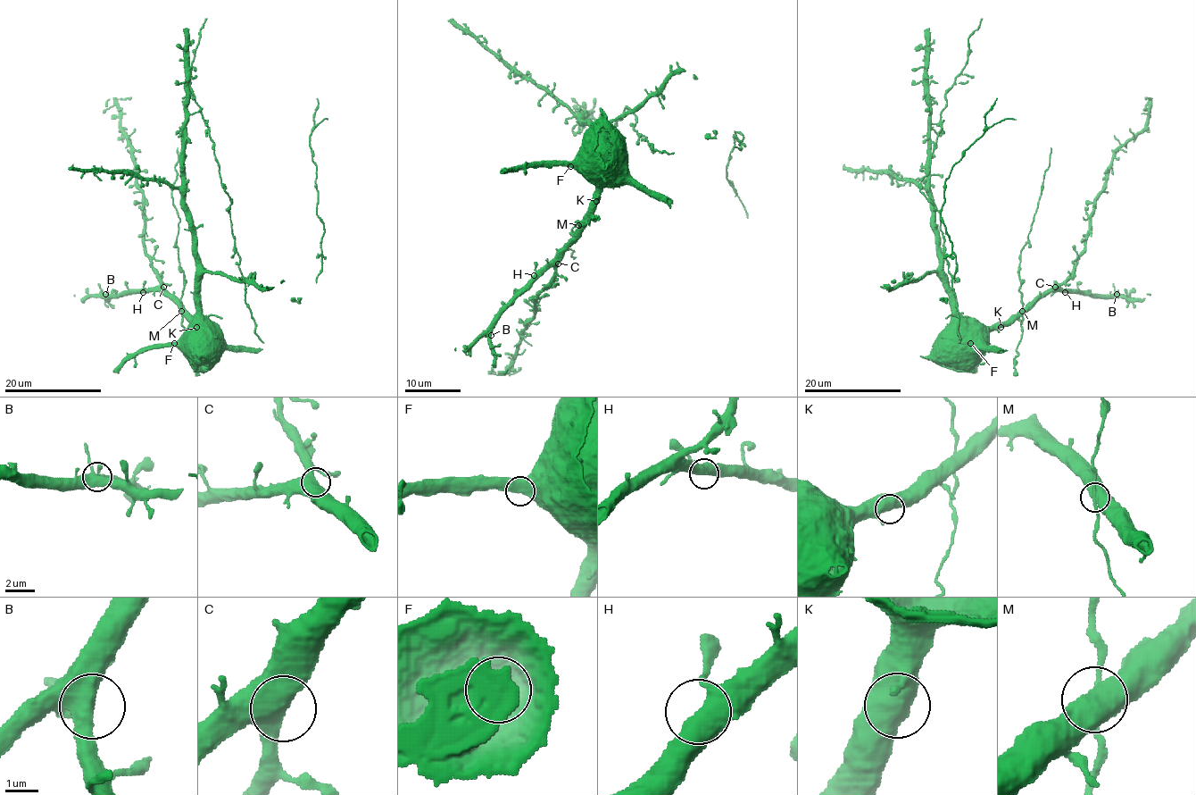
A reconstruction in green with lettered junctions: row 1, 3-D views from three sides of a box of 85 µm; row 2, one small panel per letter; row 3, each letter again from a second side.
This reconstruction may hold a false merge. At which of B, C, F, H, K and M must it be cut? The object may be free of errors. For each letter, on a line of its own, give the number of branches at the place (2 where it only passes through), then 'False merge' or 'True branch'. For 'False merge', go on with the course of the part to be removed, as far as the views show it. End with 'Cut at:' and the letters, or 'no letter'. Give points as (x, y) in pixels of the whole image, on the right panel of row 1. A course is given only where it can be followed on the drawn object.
B: Branches: 3. True branch
C: Branches: 2. True branch
F: Branches: 2. True branch
H: Branches: 3. True branch
K: Branches: 2. True branch
M: Branches: 3. True branch
Cut at: no letter

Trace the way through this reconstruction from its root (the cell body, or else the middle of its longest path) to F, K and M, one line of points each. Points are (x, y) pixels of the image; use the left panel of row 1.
F: (195, 347), (178, 347), (174, 343)
K: (195, 347), (189, 343), (189, 330), (196, 327)
M: (195, 347), (189, 343), (189, 330), (195, 328), (181, 311)

